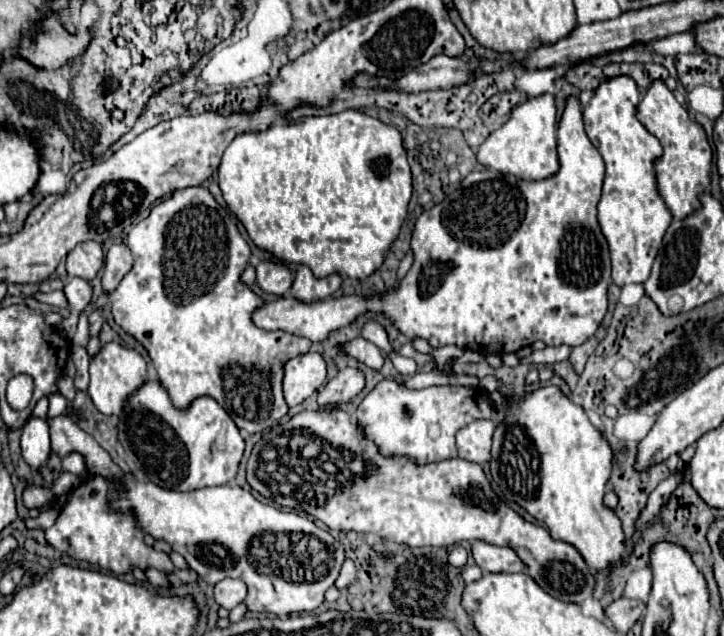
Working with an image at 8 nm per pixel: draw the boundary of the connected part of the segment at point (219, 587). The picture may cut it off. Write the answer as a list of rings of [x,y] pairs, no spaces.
[[[225,578],[221,582],[215,584],[215,590],[213,590],[213,598],[219,606],[231,610],[235,608],[237,604],[241,604],[247,596],[247,586],[245,582],[241,580],[235,580],[235,578]]]

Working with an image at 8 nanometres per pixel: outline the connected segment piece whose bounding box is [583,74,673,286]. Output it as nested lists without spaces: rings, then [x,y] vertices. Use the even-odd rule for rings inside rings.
[[[615,76],[603,80],[583,110],[585,132],[593,146],[605,160],[605,180],[601,200],[597,204],[599,224],[611,250],[613,282],[625,286],[631,282],[645,282],[651,264],[661,248],[665,230],[673,216],[661,200],[655,184],[653,164],[661,154],[659,140],[637,120],[635,108],[639,104],[639,88],[631,76]]]

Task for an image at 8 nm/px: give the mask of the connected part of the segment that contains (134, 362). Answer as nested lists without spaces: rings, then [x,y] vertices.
[[[119,342],[101,344],[99,352],[91,356],[89,364],[89,388],[87,394],[91,396],[95,408],[103,414],[121,414],[127,398],[147,380],[147,364],[137,350],[125,348]]]

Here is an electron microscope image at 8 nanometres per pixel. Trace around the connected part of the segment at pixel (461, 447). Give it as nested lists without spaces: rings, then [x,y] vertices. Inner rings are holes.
[[[497,412],[497,416],[491,420],[475,420],[467,426],[463,426],[457,432],[459,458],[469,460],[469,462],[477,462],[477,464],[487,462],[491,458],[489,450],[491,450],[493,430],[499,424],[499,420],[503,420],[503,418],[505,418],[505,414]]]

